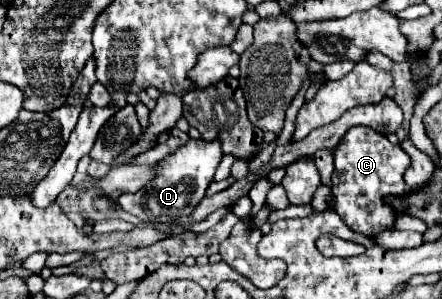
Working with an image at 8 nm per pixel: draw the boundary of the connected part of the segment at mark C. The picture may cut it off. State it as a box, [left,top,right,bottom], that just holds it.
[331,127,409,235]

